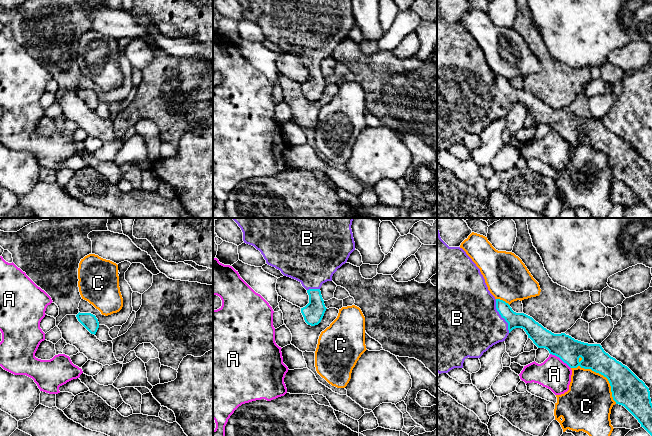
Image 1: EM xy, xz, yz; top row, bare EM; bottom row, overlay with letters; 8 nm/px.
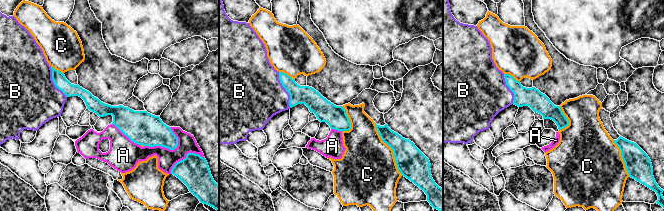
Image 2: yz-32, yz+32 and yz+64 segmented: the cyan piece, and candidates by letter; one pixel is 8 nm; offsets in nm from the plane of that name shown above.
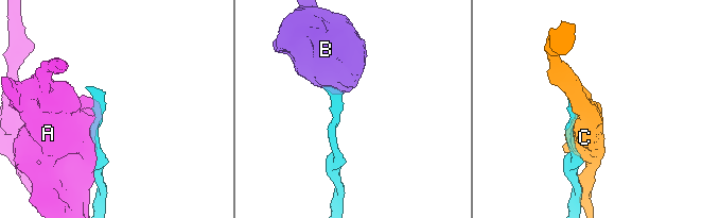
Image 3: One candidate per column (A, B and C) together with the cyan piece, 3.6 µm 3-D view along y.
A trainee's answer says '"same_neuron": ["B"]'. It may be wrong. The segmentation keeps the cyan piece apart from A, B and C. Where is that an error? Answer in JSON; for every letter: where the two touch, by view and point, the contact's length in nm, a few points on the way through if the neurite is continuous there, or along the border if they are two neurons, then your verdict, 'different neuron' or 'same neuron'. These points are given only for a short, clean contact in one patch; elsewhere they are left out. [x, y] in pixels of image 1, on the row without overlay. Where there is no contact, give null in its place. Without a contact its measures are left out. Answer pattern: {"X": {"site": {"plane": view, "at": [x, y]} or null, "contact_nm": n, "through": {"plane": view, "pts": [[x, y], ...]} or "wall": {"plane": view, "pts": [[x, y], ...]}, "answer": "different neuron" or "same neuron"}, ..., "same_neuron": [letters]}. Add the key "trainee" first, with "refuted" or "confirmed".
{"trainee": "confirmed", "A": {"site": {"plane": "yz", "at": [560, 134]}, "contact_nm": 200, "answer": "different neuron"}, "B": {"site": {"plane": "yz", "at": [501, 92]}, "contact_nm": 300, "through": {"plane": "yz", "pts": [[515, 96], [505, 96], [501, 92], [480, 100], [471, 100]]}, "answer": "same neuron"}, "C": {"site": {"plane": "yz", "at": [601, 150]}, "contact_nm": 460, "answer": "different neuron"}, "same_neuron": ["B"]}

